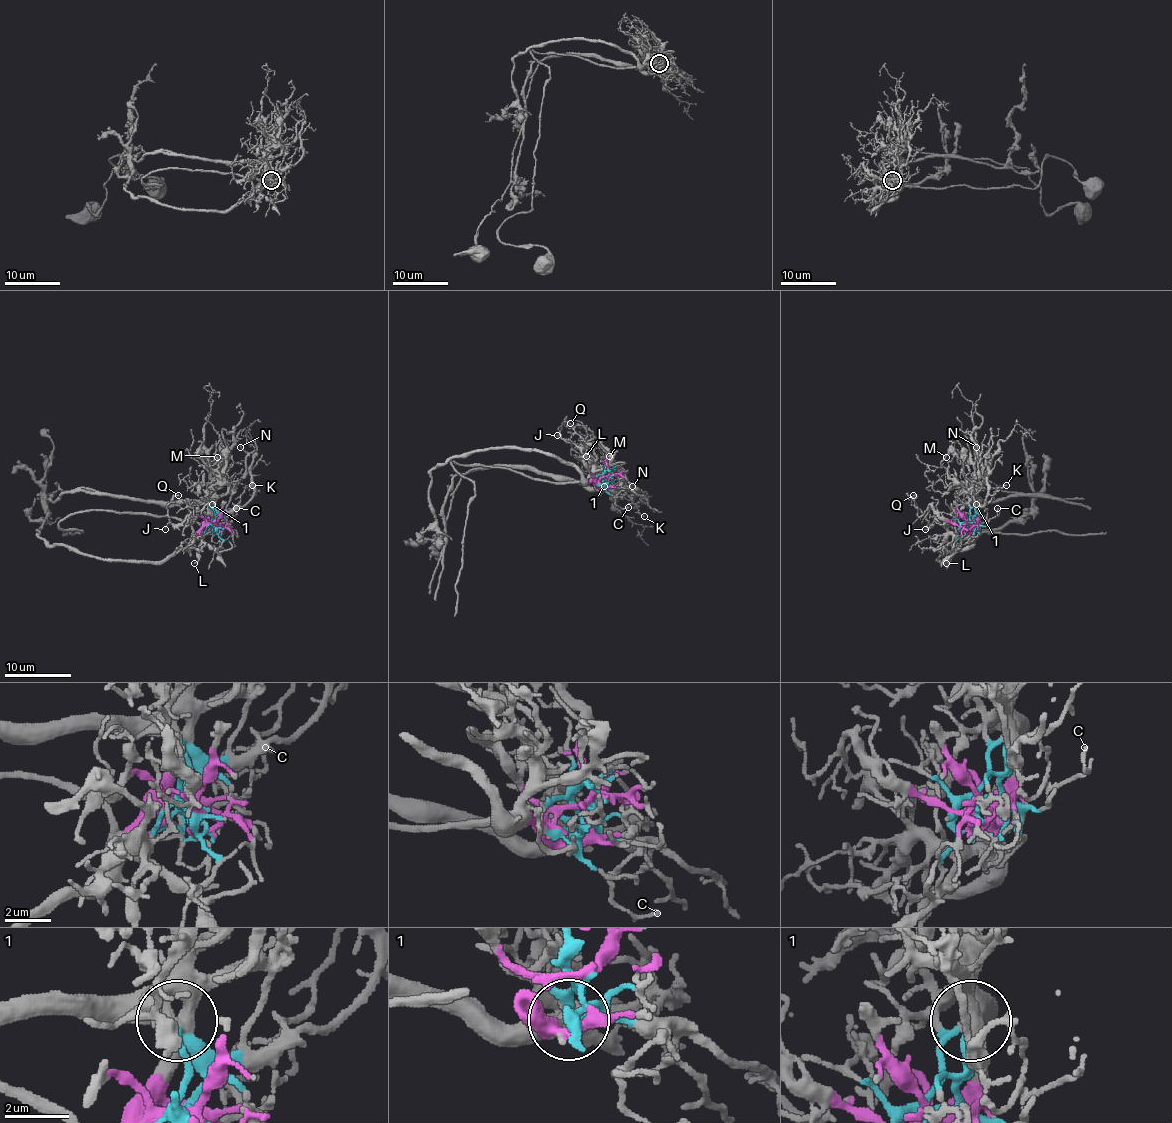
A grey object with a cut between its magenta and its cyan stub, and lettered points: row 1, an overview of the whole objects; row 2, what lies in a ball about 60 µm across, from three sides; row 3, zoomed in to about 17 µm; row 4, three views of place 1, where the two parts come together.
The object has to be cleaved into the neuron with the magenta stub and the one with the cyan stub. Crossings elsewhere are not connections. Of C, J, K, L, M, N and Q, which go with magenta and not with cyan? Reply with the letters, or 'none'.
J, L, M, Q

